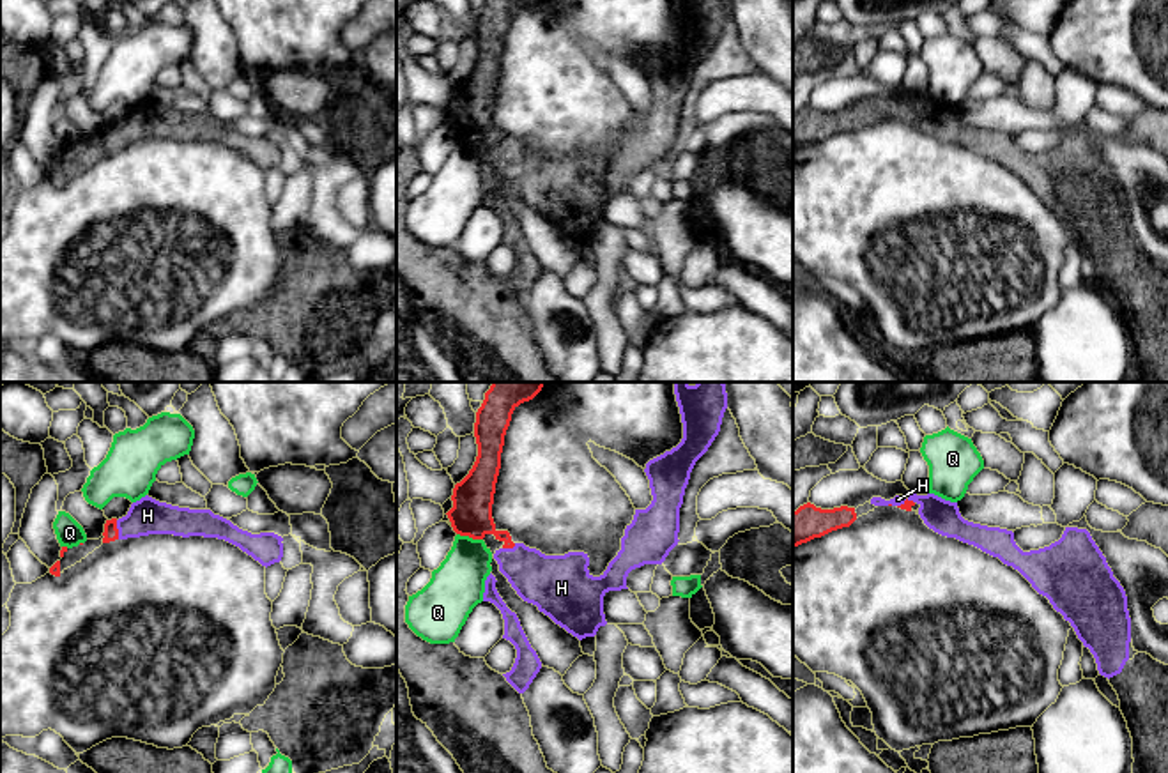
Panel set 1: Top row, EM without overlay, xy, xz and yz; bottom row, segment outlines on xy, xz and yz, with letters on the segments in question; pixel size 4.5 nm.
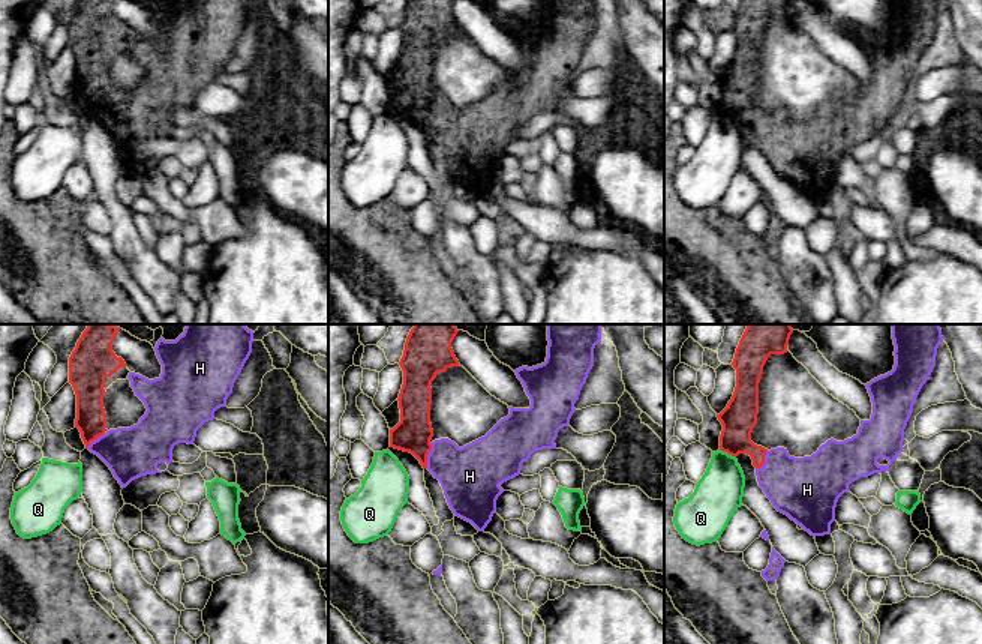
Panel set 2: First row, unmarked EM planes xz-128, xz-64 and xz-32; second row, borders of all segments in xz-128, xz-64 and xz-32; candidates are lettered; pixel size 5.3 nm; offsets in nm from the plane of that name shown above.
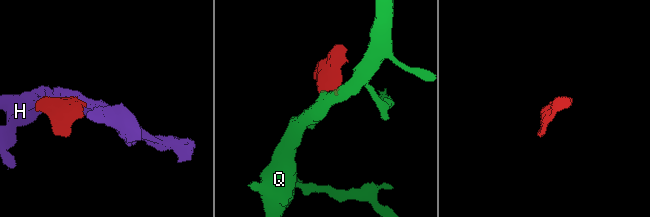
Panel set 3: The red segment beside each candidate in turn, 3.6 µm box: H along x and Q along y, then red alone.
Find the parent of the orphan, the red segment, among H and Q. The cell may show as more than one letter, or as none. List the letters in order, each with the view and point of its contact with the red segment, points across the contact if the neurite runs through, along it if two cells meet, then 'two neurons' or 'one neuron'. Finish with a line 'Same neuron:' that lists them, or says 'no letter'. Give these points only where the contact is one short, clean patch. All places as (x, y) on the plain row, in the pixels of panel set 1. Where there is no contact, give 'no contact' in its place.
H: xy (117, 133) | across xy (110, 137), (117, 133), (133, 130), (147, 119) | one neuron
Q: xz (469, 140) | along xz (457, 137), (482, 144) | two neurons
Same neuron: H

